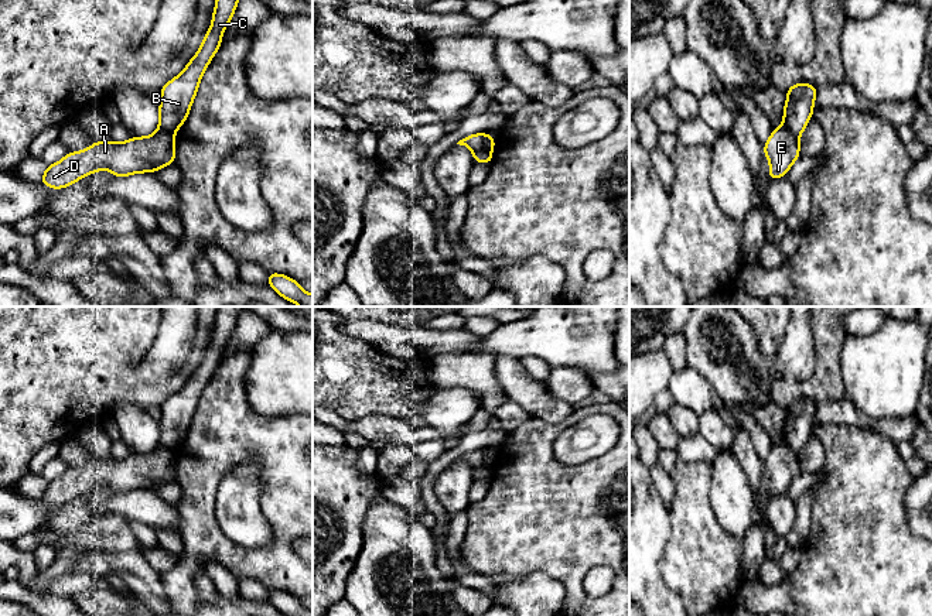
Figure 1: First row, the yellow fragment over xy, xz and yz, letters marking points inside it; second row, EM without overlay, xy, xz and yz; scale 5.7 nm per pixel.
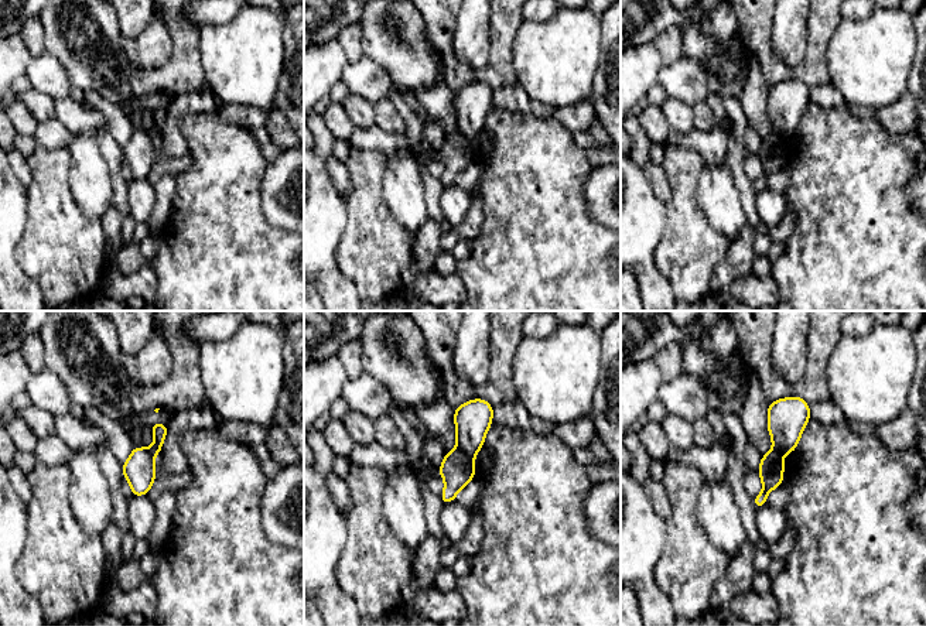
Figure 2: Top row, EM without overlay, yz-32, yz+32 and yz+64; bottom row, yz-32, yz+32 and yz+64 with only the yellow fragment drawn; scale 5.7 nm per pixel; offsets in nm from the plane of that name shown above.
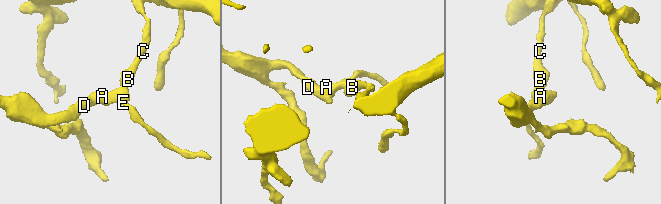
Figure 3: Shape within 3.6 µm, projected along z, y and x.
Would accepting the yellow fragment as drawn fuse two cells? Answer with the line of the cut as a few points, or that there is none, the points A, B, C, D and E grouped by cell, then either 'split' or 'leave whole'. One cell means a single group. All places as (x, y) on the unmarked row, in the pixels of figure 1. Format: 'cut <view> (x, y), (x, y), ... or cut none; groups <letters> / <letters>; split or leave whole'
cut xz (491, 465), (474, 471); groups A D E / B C; split

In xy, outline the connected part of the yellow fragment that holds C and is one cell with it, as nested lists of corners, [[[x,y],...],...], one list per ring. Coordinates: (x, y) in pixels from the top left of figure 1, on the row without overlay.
[[[218,307],[211,345],[205,350],[201,365],[184,387],[160,405],[160,448],[175,449],[187,437],[201,394],[221,363],[222,349],[236,326],[242,308]]]

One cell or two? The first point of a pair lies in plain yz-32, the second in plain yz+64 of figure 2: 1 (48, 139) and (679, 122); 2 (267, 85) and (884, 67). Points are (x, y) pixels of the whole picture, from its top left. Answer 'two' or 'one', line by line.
1: two
2: one

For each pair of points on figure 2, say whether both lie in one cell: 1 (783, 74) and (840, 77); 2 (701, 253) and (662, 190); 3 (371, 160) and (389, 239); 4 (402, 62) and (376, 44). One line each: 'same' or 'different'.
1: different
2: different
3: same
4: same

